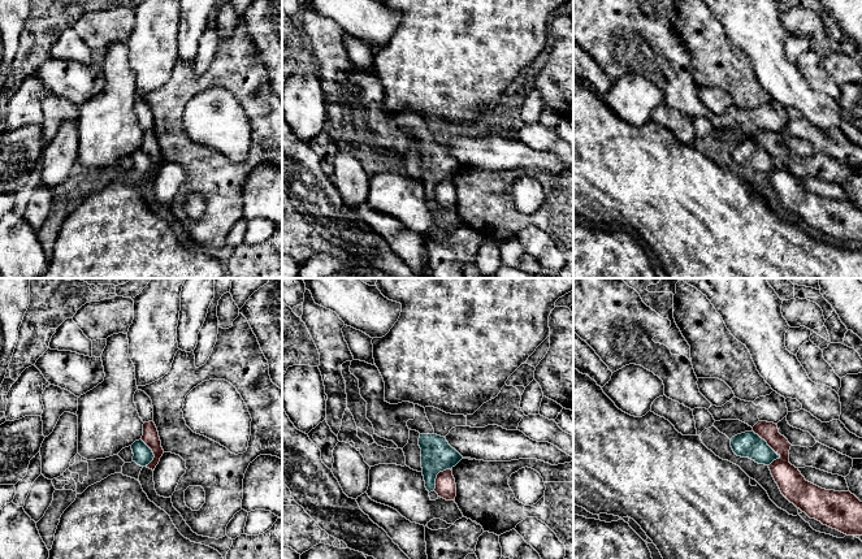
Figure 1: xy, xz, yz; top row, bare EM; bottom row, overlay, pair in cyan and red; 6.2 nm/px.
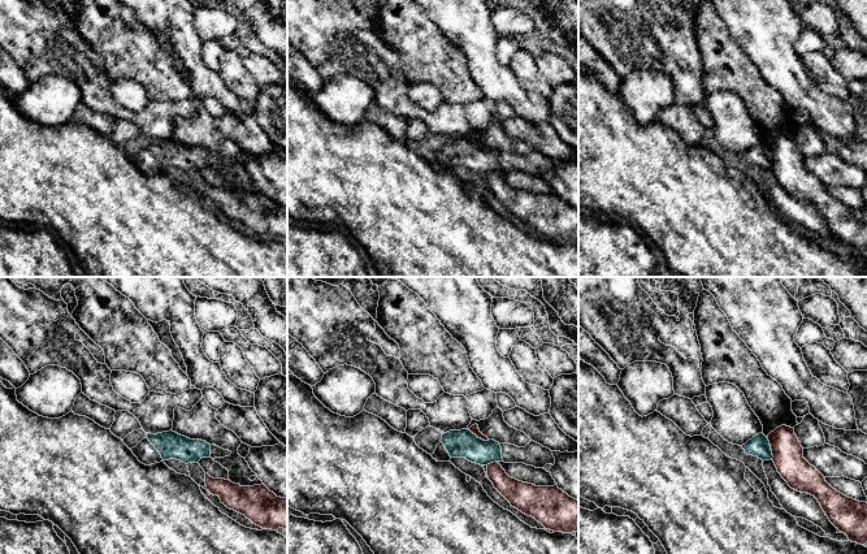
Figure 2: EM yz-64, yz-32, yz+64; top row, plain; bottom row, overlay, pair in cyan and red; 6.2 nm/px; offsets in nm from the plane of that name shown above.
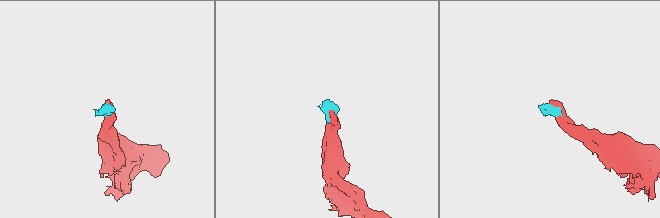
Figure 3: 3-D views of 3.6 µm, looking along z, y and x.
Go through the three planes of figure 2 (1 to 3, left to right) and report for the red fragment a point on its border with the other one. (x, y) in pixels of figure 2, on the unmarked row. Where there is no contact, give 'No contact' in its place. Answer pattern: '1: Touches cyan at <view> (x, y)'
1: No contact
2: Touches cyan at yz-32 (477, 146)
3: Touches cyan at yz+64 (770, 158)

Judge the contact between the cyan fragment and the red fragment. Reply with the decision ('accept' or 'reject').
reject

